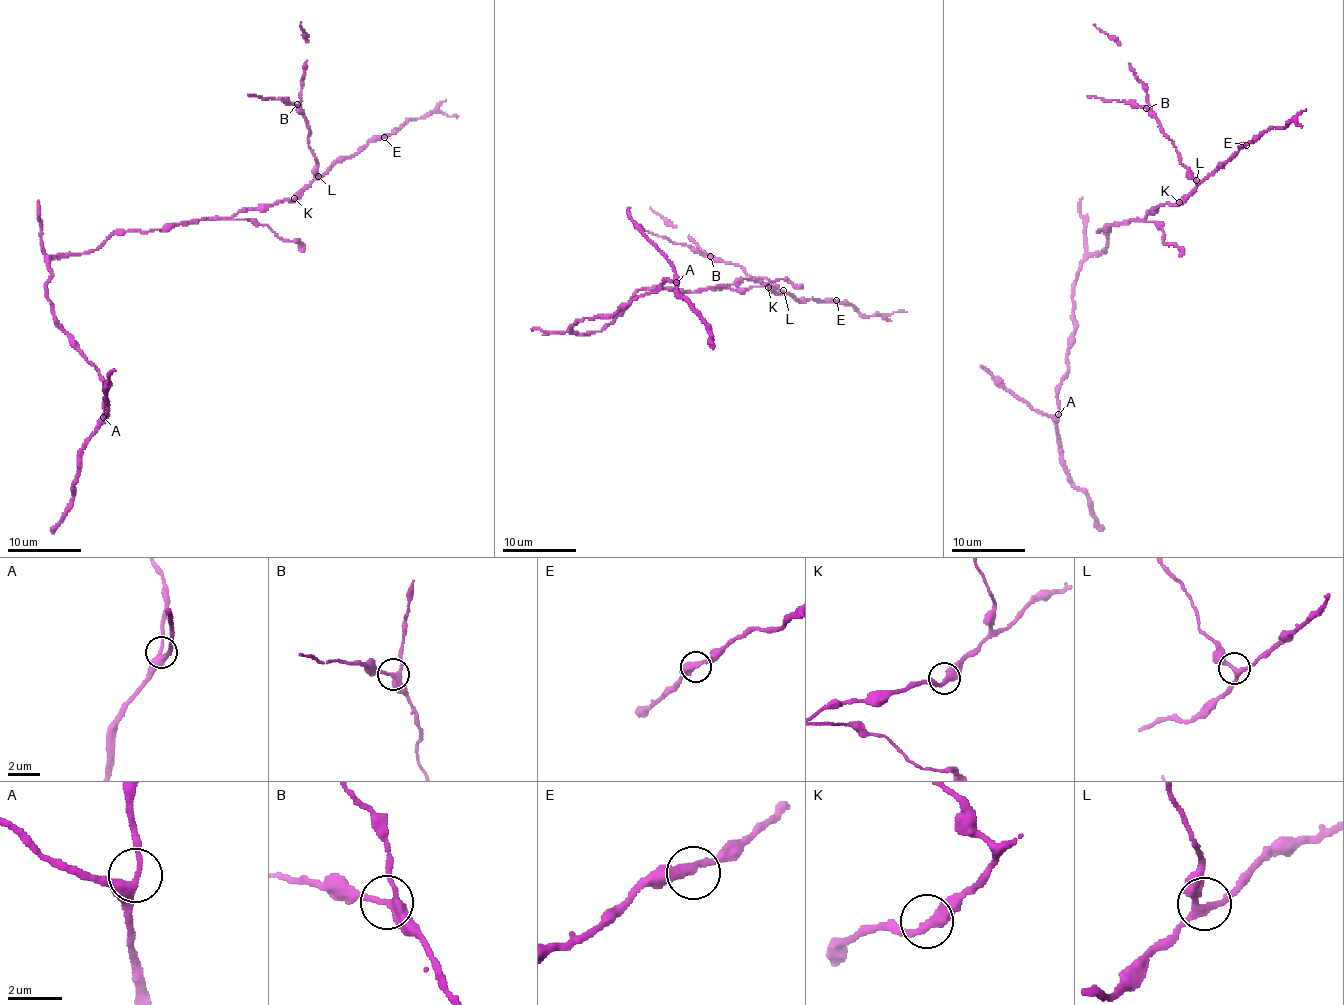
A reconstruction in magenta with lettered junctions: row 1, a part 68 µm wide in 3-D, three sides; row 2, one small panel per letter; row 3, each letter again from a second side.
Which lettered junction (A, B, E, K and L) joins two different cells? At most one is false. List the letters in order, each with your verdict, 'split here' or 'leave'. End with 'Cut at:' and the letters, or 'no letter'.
A: leave
B: leave
E: leave
K: leave
L: leave
Cut at: no letter

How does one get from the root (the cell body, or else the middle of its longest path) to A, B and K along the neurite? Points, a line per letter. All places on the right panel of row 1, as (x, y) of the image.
A: (1104, 230), (1106, 253), (1082, 262), (1074, 282), (1076, 325), (1068, 372), (1058, 391), (1059, 415)
B: (1104, 230), (1144, 219), (1157, 211), (1155, 207), (1181, 200), (1197, 186), (1158, 119), (1146, 108)
K: (1104, 230), (1098, 231), (1109, 229), (1113, 224), (1140, 221), (1152, 211), (1157, 211), (1155, 207), (1179, 202)

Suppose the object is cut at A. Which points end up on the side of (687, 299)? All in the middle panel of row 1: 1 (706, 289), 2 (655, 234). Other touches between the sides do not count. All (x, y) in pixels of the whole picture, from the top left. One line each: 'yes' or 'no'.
1: no
2: no

